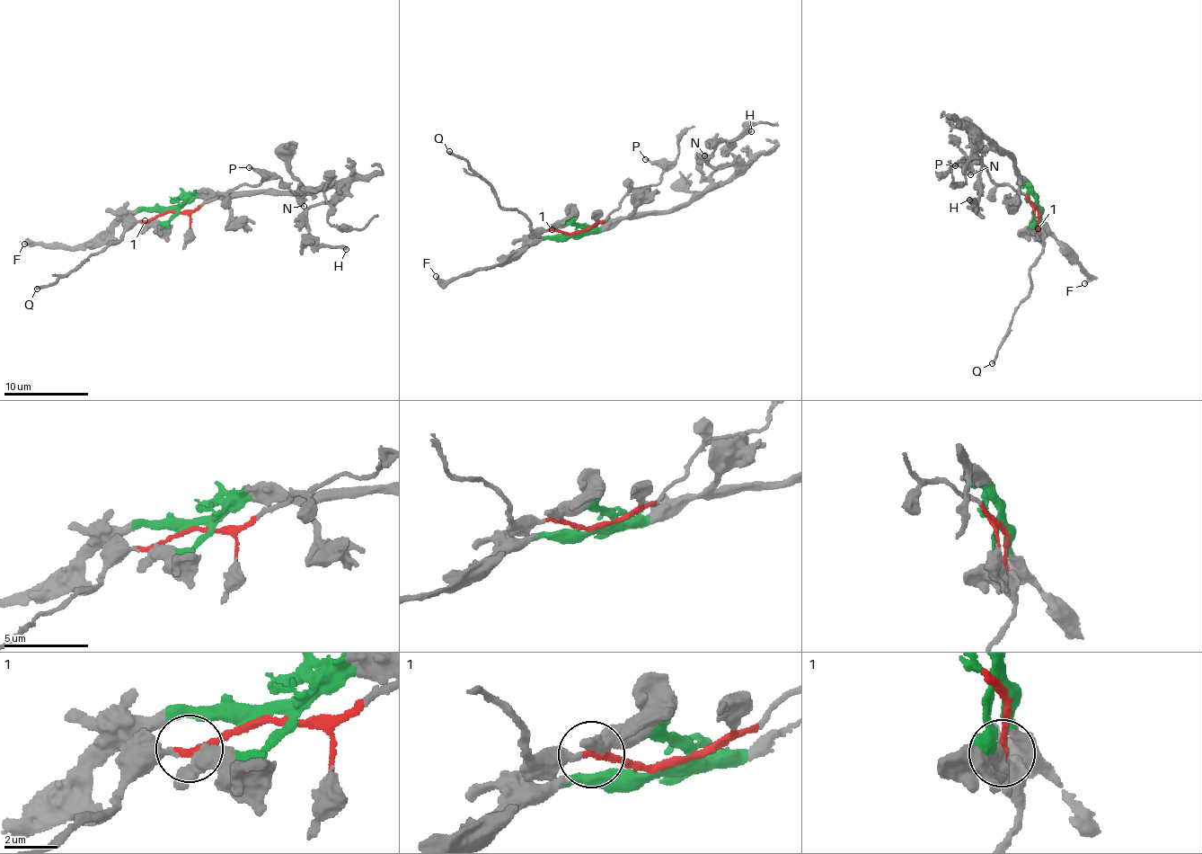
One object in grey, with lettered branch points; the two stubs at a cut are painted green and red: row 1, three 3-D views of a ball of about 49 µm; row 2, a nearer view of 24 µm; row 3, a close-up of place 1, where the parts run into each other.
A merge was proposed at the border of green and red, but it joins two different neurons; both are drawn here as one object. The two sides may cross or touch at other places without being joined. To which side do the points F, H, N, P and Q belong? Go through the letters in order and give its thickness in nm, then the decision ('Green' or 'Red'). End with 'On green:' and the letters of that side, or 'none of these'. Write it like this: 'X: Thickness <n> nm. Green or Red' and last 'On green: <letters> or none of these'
F: Thickness 320 nm. Green
H: Thickness 300 nm. Green
N: Thickness 200 nm. Green
P: Thickness 180 nm. Red
Q: Thickness 240 nm. Red
On green: F, H, N

